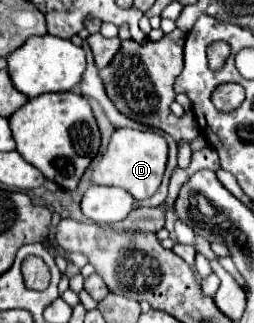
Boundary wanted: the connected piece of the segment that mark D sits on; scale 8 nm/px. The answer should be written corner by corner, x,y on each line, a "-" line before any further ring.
120,128
114,132
104,156
96,164
92,172
92,182
102,186
120,186
126,192
130,192
136,200
150,198
164,176
168,160
168,144
162,134
152,130
132,130
132,128

